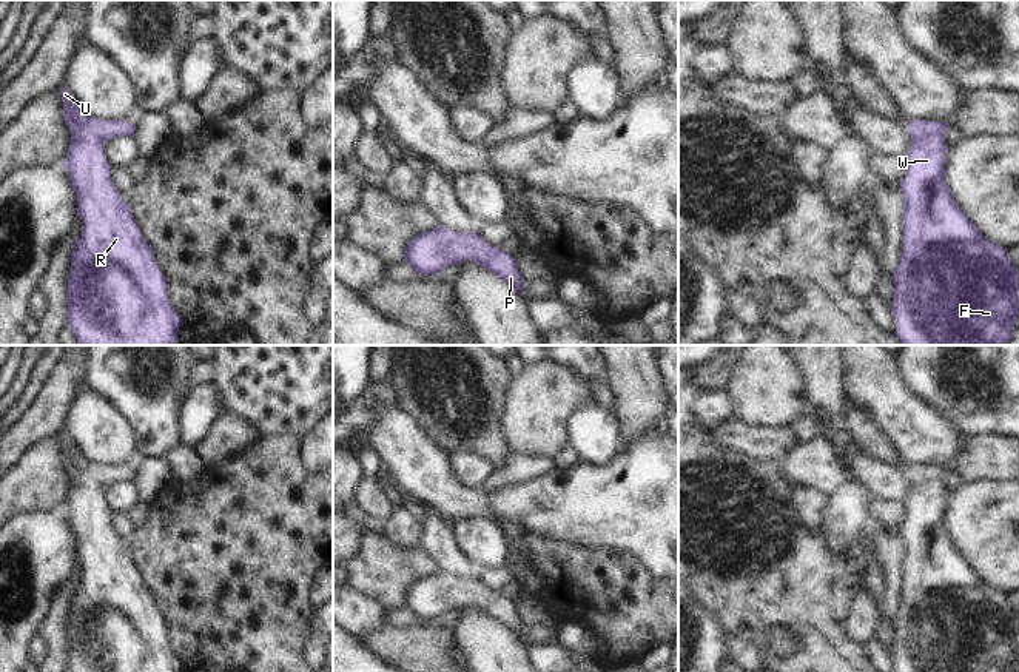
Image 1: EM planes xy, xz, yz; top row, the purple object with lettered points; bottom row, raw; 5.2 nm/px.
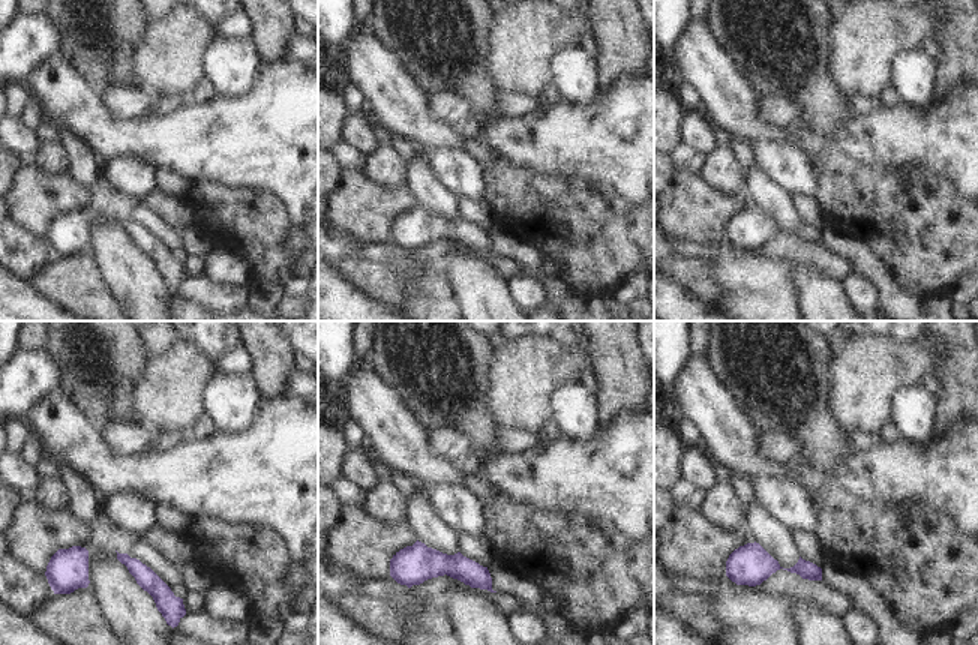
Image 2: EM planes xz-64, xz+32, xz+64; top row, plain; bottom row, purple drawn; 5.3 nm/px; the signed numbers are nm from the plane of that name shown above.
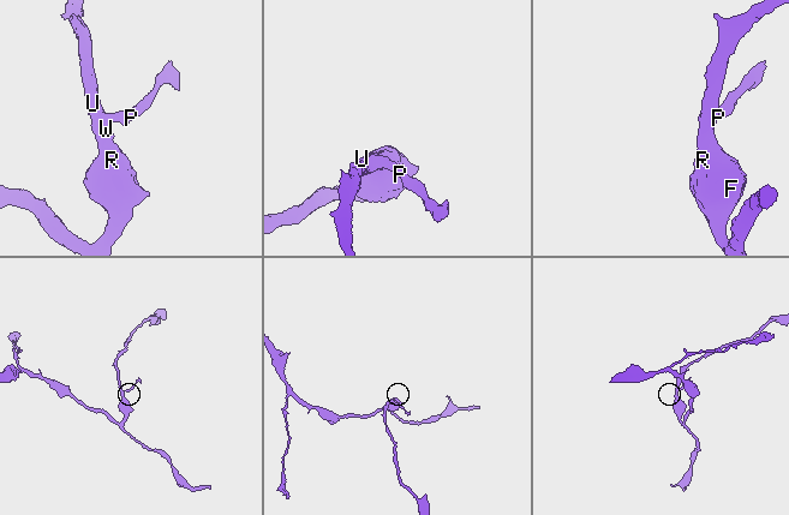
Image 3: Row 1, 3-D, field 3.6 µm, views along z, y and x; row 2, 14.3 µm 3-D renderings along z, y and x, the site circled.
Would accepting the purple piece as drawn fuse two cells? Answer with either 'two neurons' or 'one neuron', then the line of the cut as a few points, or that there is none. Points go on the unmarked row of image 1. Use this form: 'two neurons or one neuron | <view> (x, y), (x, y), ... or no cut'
one neuron | no cut

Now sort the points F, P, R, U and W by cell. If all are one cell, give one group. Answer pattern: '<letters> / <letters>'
F P R U W

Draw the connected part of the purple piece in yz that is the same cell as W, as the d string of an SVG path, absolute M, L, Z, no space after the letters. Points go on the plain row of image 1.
M910 465L911 495L903 541L902 598L894 617L893 661L897 672L1014 672L1019 615L1008 593L988 586L954 547L945 524L947 467Z

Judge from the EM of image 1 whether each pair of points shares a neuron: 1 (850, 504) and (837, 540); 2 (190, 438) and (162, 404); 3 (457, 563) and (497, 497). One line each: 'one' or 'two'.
1: one
2: two
3: two

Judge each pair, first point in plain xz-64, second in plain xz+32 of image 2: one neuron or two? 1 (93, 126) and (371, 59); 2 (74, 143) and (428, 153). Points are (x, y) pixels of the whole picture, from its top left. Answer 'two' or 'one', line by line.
1: one
2: two

